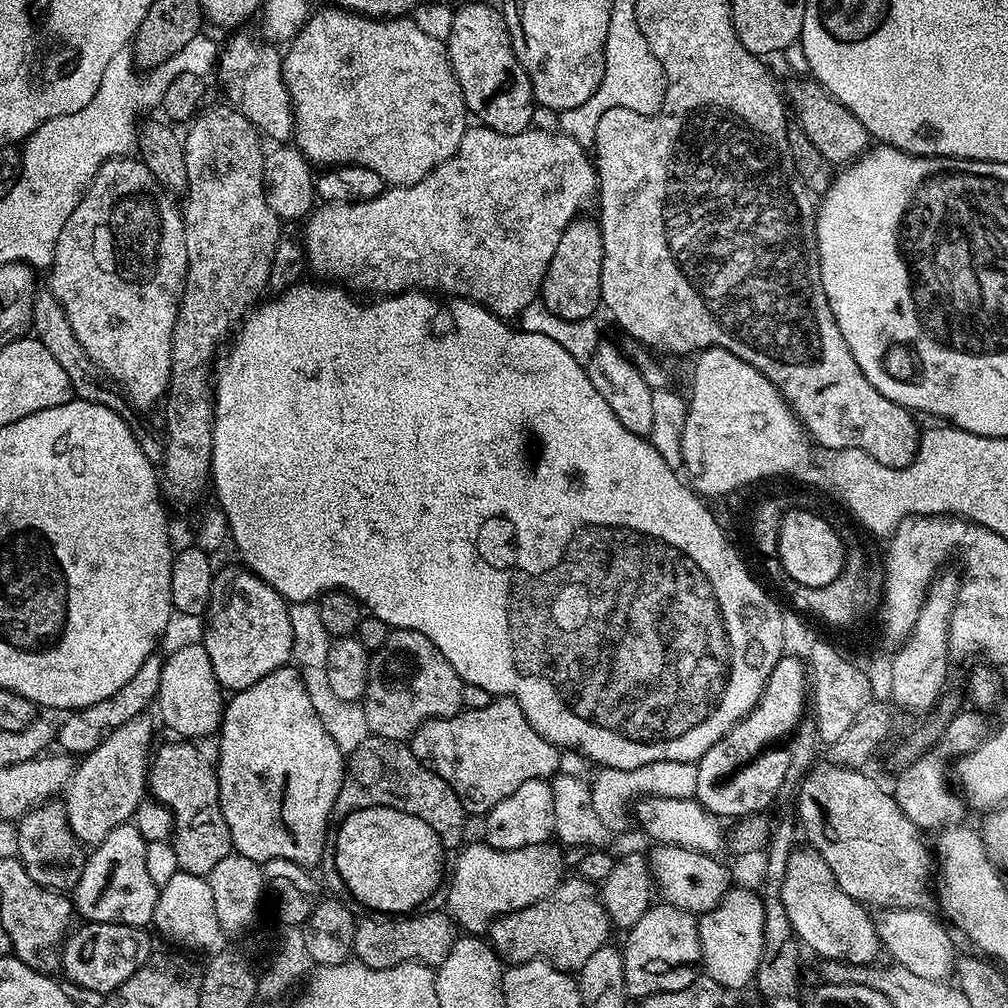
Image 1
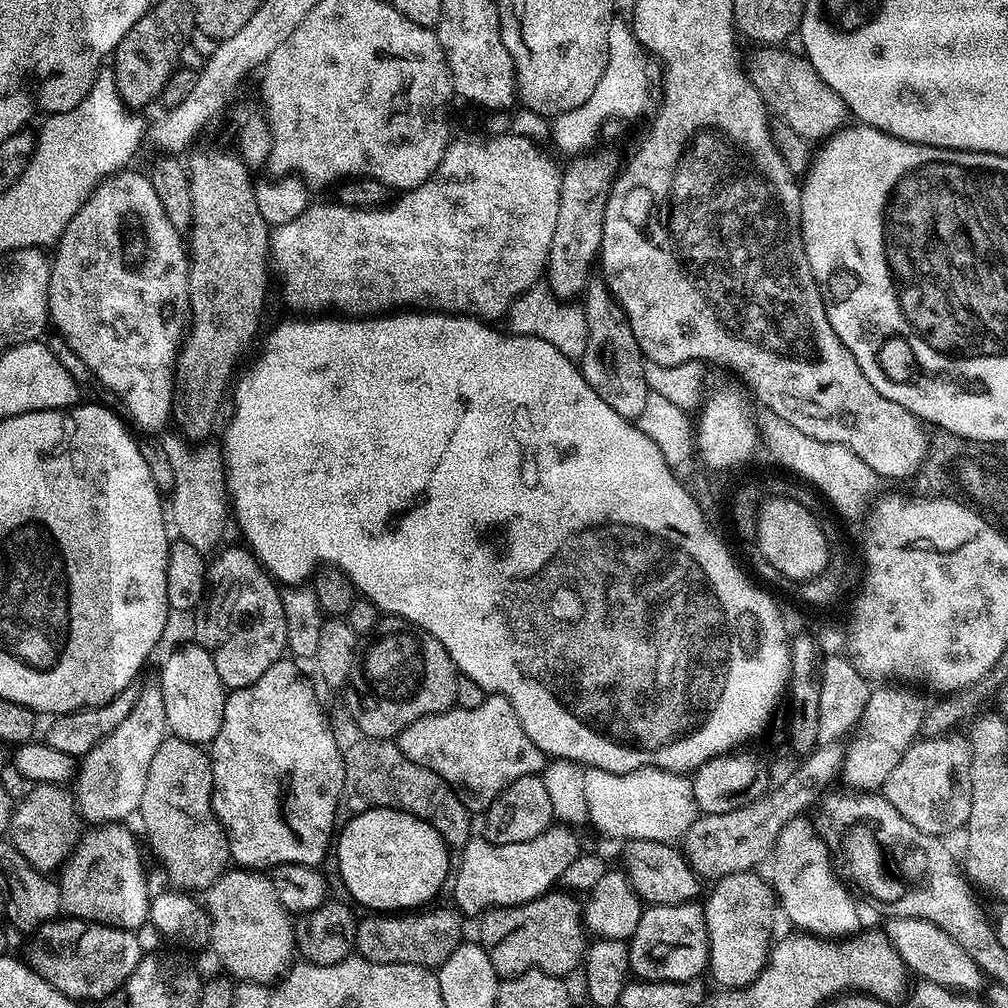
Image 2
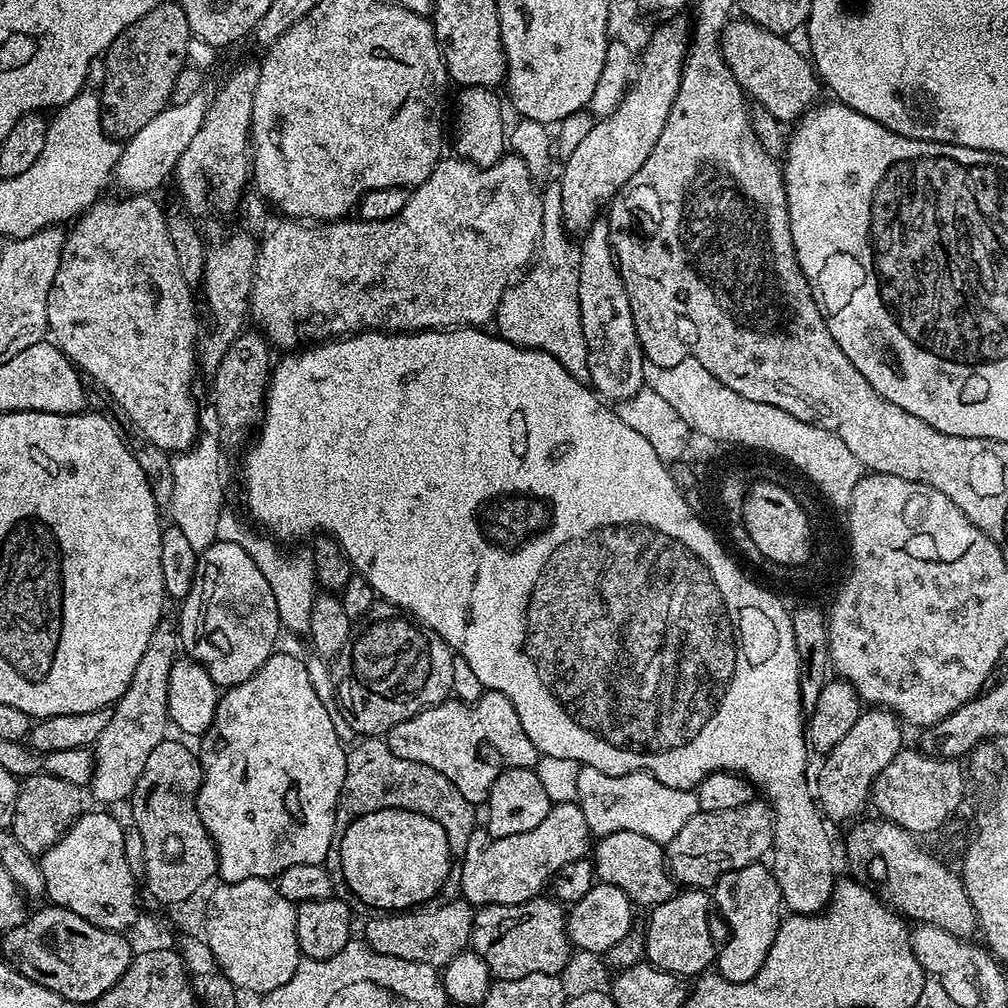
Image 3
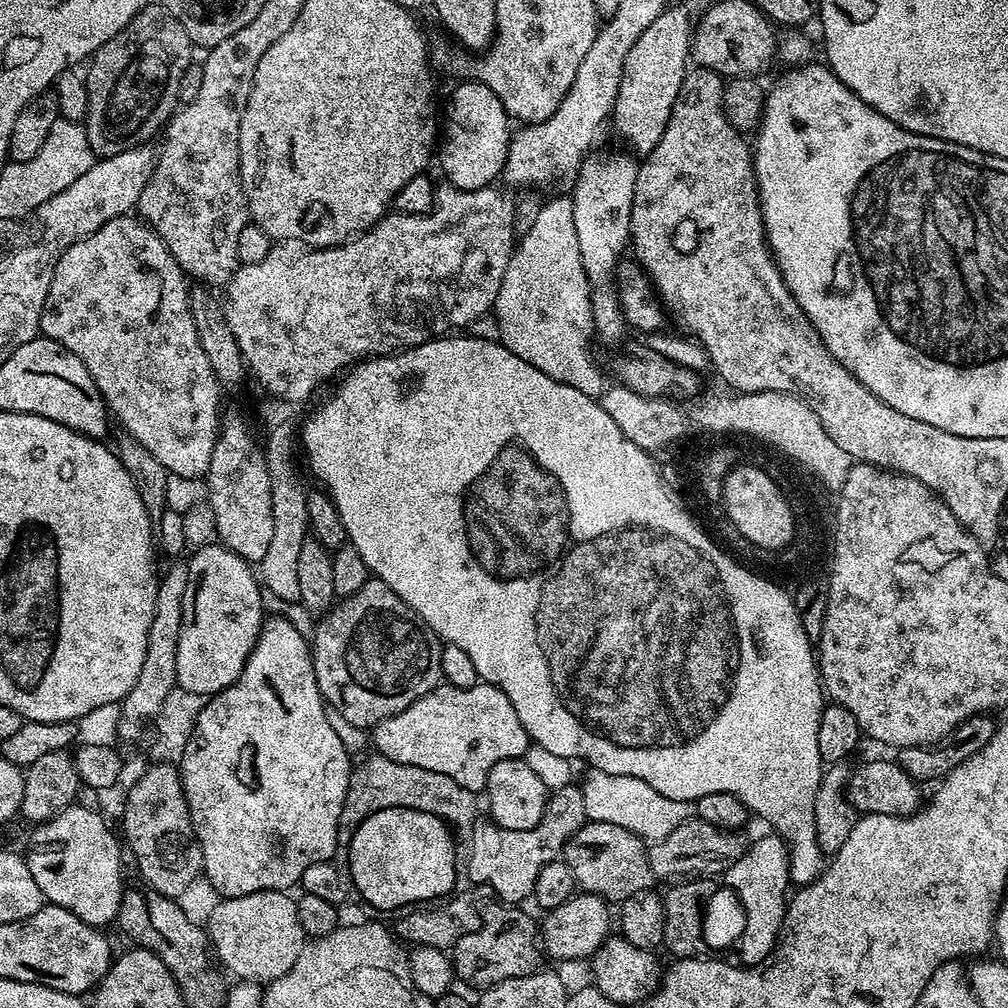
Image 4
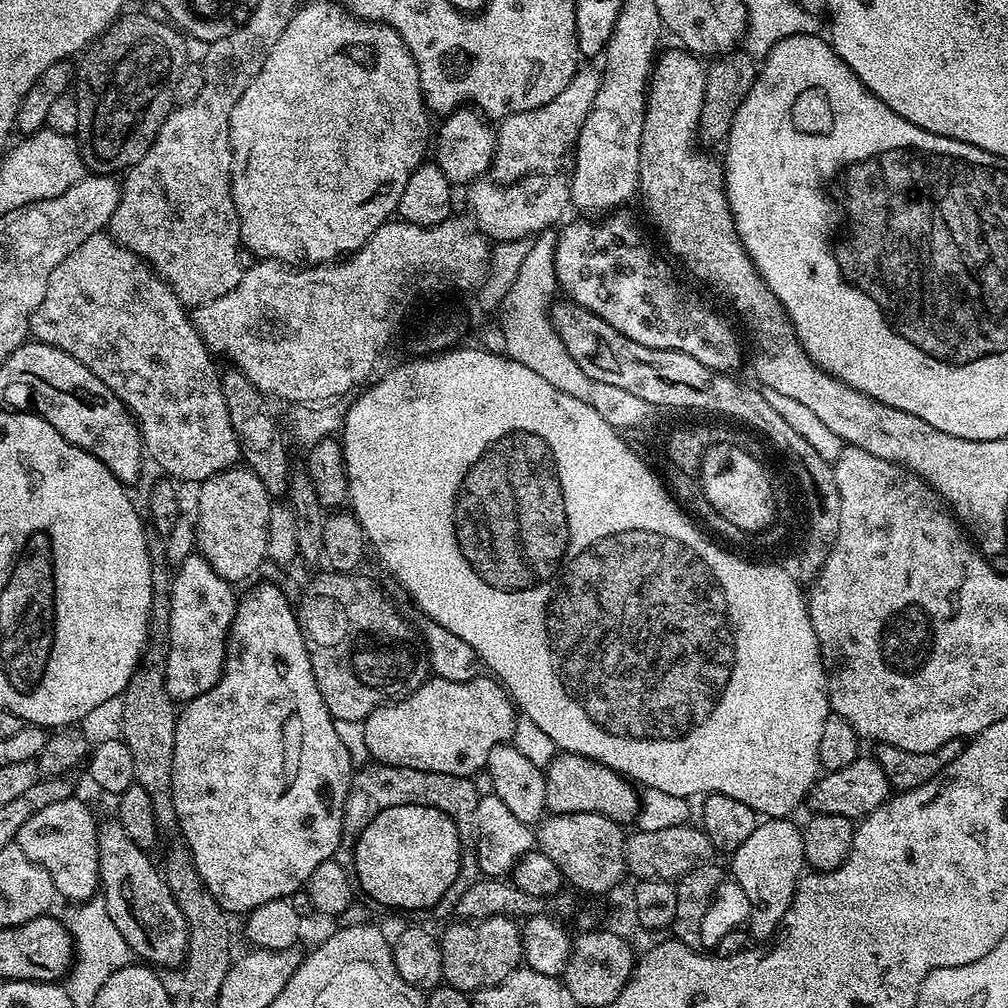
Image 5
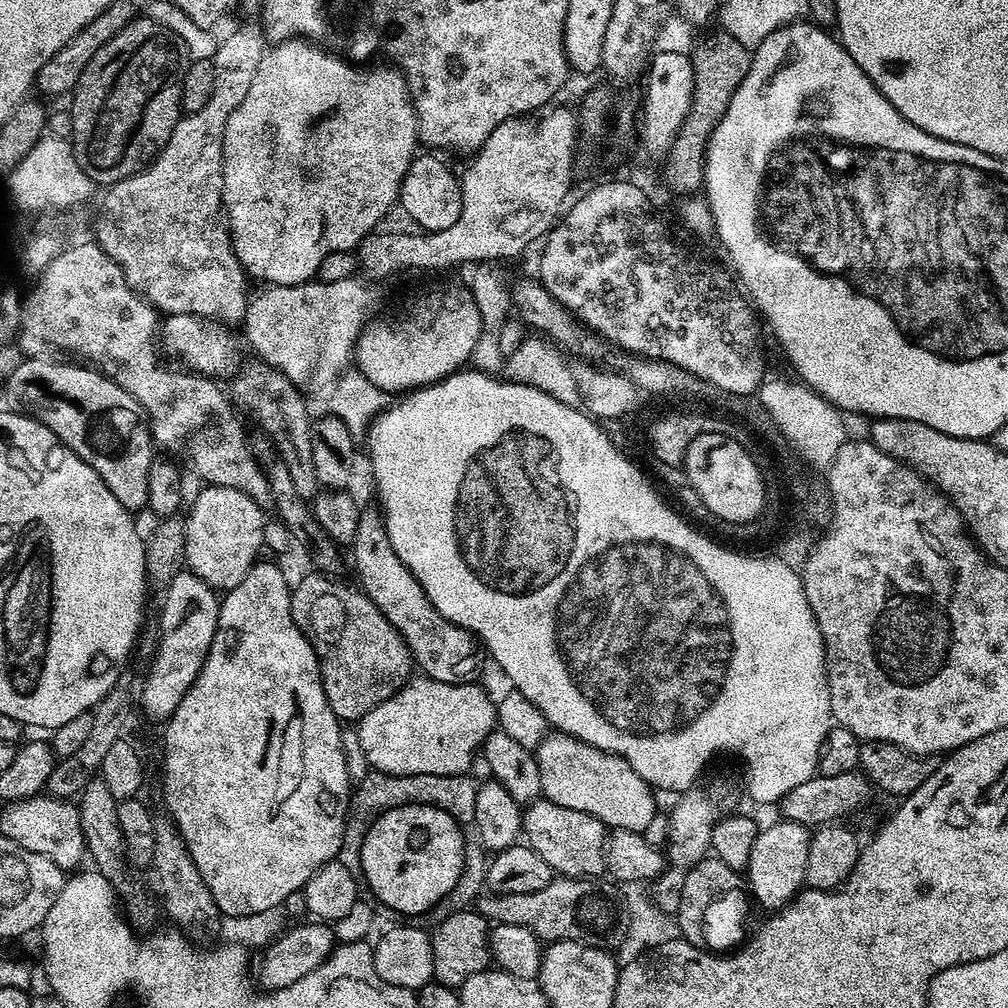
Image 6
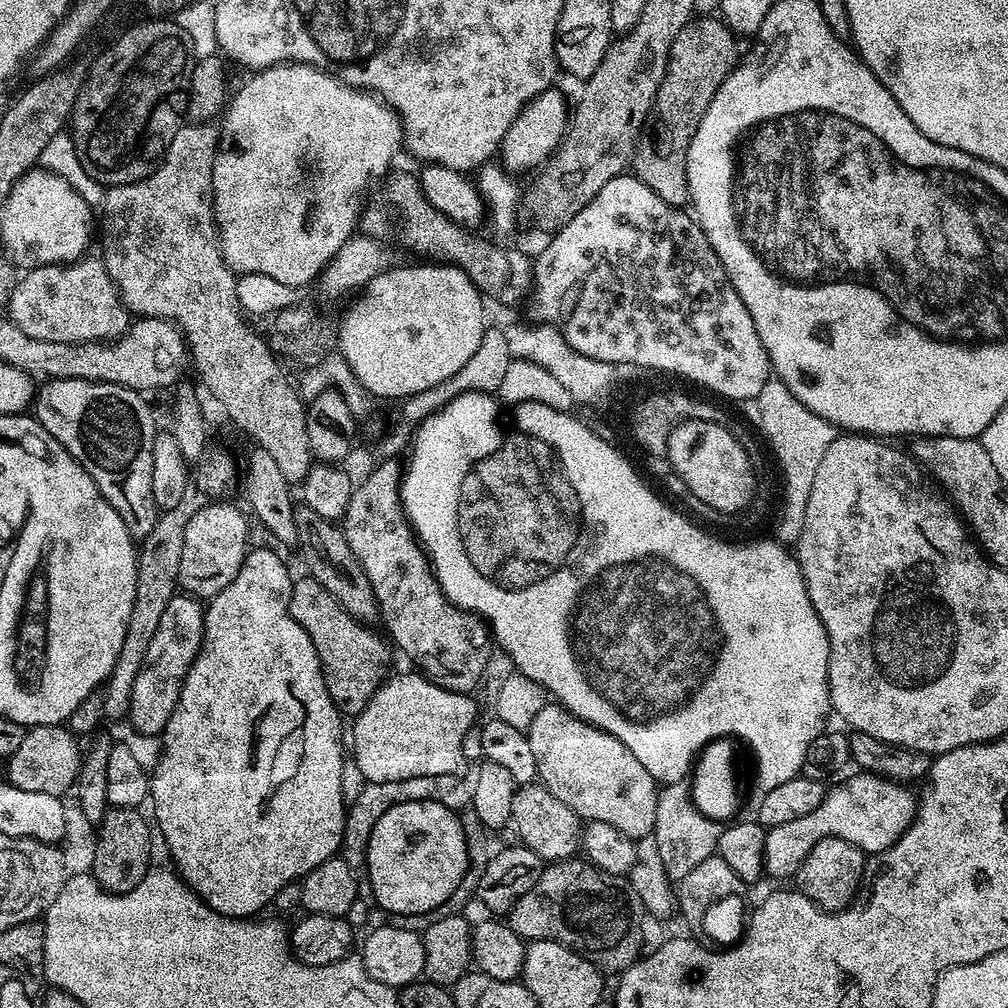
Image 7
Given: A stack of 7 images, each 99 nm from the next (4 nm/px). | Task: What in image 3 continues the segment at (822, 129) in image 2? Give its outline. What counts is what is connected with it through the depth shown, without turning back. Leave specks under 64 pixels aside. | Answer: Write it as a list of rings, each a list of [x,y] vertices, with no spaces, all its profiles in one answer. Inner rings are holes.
[[[732,18],[720,31],[720,53],[740,87],[755,103],[766,106],[766,110],[770,110],[770,114],[782,122],[795,122],[821,99],[822,84],[811,59],[803,51],[800,53],[788,40],[791,39],[753,24],[751,20]]]

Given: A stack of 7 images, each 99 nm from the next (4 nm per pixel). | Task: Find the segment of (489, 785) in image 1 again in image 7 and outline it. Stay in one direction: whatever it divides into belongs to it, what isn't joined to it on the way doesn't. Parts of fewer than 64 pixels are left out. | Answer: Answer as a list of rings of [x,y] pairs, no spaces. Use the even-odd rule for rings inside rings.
[[[411,671],[401,676],[389,675],[355,717],[353,724],[356,725],[350,728],[350,752],[367,783],[398,782],[402,778],[422,778],[426,774],[457,774],[464,764],[464,739],[478,724],[475,702],[467,691],[445,688],[435,679]]]

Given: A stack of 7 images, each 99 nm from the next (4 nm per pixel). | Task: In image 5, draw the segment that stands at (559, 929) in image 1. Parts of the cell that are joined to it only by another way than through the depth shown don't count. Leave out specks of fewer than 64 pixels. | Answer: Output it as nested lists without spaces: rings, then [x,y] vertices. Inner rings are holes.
[[[490,916],[475,922],[455,923],[449,923],[444,936],[439,937],[443,983],[472,994],[490,984],[502,982],[511,972],[521,967],[524,959],[524,938],[521,925],[515,919]]]

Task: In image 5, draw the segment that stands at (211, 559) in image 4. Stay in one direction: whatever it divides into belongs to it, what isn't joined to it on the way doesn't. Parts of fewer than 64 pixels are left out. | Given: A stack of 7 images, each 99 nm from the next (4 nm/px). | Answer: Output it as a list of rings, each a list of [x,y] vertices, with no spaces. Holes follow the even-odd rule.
[[[191,554],[175,569],[166,617],[170,628],[170,652],[165,662],[165,690],[173,702],[187,702],[206,694],[224,668],[228,632],[236,616],[238,592],[199,554]]]

